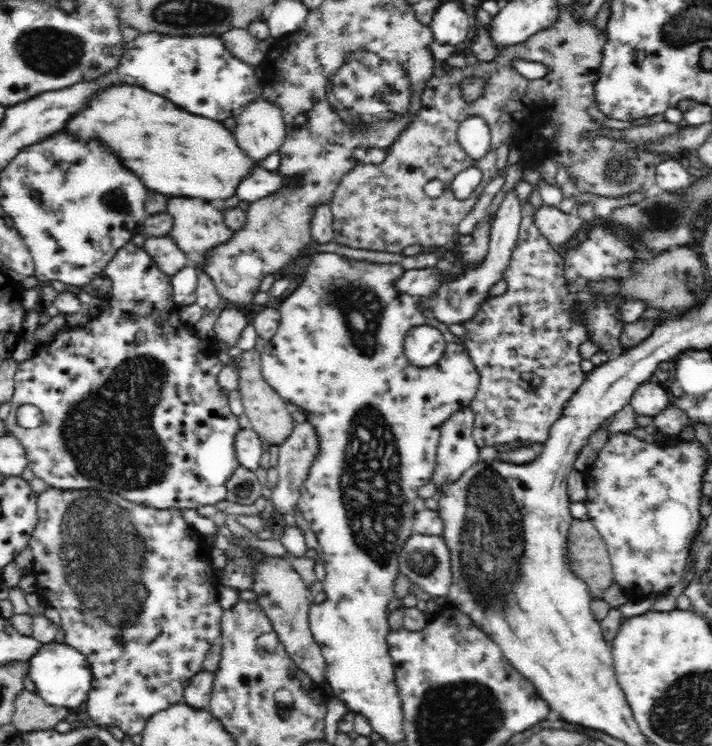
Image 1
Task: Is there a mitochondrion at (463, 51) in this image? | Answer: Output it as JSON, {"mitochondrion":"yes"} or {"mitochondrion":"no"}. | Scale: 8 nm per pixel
{"mitochondrion":"no"}

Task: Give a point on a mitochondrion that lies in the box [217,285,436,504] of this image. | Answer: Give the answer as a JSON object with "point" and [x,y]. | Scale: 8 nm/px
{"point":[244,489]}

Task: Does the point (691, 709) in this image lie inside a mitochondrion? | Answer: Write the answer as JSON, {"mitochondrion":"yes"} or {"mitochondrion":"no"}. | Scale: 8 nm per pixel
{"mitochondrion":"yes"}

